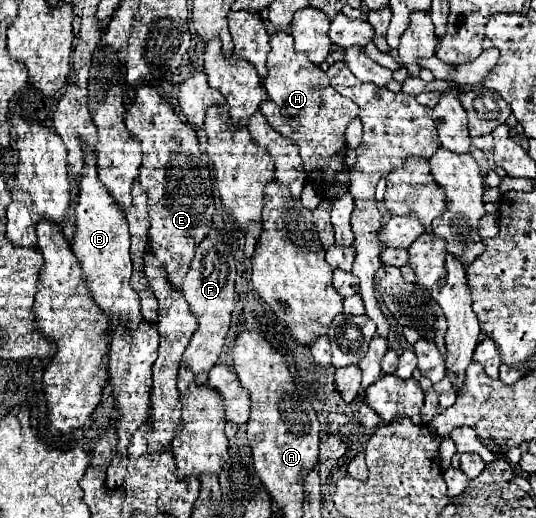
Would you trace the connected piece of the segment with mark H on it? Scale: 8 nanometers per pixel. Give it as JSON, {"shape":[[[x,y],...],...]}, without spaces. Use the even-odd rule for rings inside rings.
{"shape":[[[274,32],[270,36],[272,50],[268,54],[268,76],[264,88],[268,100],[260,106],[260,112],[268,124],[282,136],[288,136],[298,148],[308,182],[322,190],[322,198],[330,204],[348,192],[348,184],[336,184],[336,176],[344,172],[346,152],[346,128],[358,116],[358,106],[340,96],[326,72],[312,64],[304,54],[294,52],[292,36],[286,32]],[[328,190],[336,190],[336,196],[328,196]]]}

